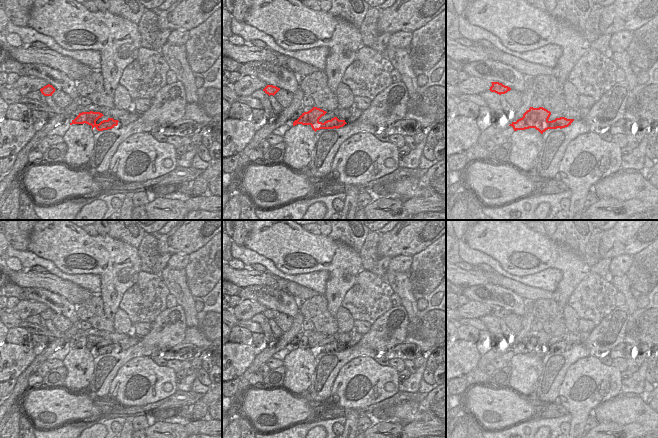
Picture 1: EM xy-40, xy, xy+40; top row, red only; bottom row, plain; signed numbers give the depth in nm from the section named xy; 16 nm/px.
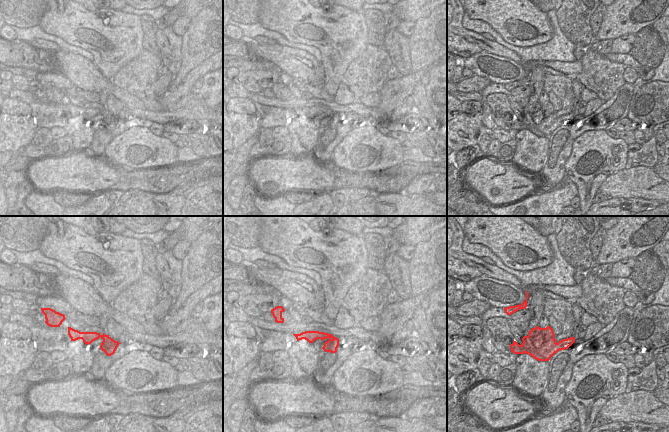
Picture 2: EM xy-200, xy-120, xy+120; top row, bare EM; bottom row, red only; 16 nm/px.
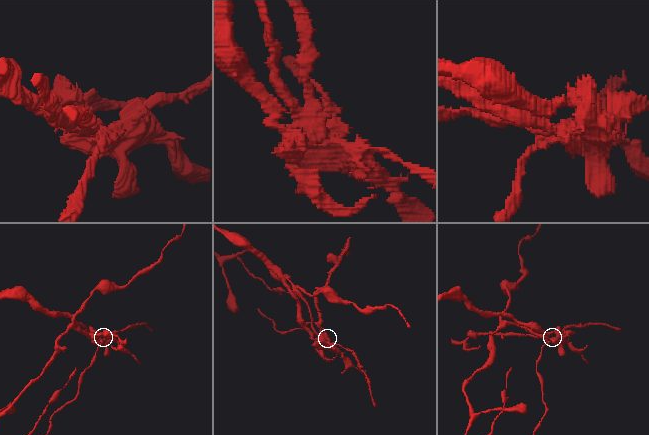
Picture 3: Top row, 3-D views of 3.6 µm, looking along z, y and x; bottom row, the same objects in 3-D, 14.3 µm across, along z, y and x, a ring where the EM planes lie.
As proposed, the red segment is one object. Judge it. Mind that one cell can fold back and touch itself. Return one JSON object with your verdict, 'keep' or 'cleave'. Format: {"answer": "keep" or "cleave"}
{"answer": "cleave"}

